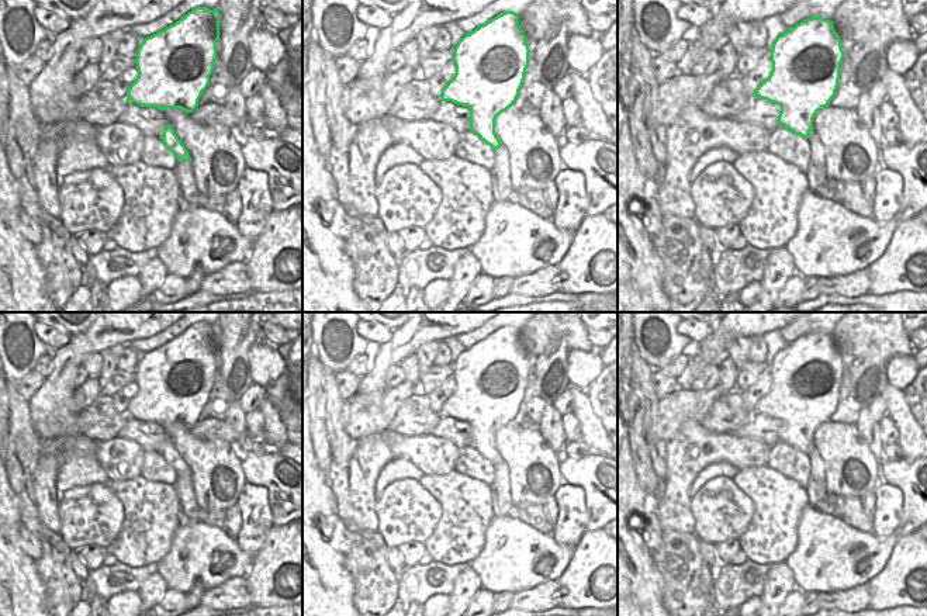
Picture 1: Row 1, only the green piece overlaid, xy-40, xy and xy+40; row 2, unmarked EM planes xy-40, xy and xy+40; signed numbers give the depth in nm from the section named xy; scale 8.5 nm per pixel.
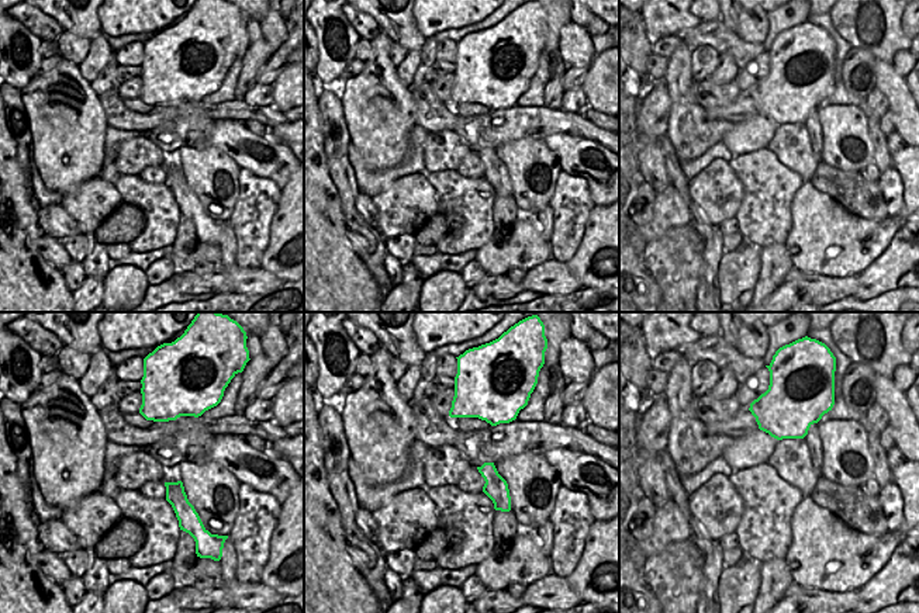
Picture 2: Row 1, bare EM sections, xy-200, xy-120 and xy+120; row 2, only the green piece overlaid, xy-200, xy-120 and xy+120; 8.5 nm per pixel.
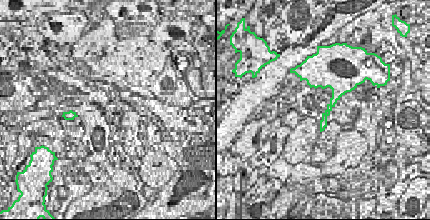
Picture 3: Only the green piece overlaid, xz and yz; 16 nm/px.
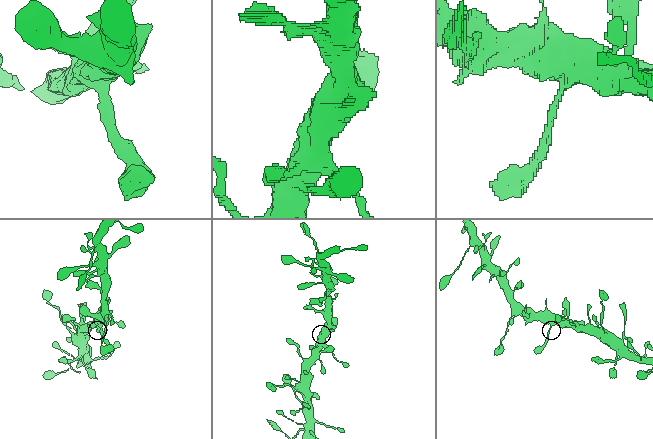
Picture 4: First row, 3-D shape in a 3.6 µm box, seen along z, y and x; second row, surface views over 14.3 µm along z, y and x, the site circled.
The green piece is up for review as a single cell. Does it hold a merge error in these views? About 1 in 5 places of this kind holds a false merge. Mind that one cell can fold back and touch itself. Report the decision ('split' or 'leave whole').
leave whole

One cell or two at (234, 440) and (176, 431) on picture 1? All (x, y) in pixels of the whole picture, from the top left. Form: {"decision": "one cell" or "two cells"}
{"decision": "two cells"}

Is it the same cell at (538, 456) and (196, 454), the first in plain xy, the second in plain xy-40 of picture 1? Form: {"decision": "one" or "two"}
{"decision": "one"}

